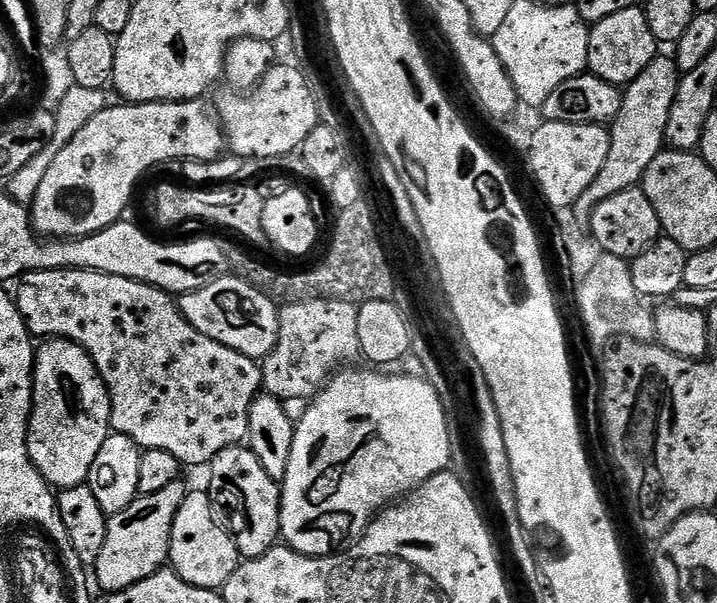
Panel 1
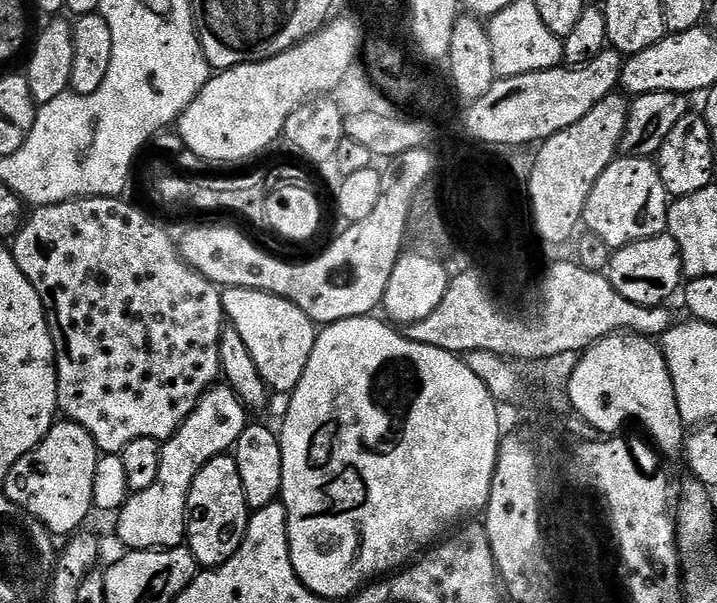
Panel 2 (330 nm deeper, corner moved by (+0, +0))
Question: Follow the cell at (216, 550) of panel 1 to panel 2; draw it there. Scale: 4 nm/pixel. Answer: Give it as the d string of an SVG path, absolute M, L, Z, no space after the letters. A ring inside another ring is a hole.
M235 455L215 456L194 478L188 495L186 547L201 569L219 568L242 546L250 509Z

